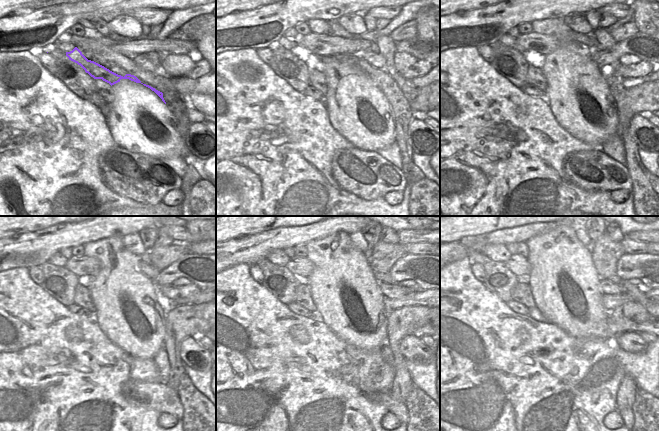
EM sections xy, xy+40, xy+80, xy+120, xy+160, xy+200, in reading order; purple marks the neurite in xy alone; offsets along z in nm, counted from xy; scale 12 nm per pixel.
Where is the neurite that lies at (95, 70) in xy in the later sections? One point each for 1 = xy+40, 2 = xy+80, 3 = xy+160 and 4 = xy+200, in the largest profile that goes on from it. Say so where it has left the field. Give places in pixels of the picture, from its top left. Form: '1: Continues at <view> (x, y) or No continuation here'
1: Continues at xy+40 (312, 61)
2: Continues at xy+80 (534, 58)
3: Continues at xy+160 (304, 280)
4: Continues at xy+200 (526, 278)

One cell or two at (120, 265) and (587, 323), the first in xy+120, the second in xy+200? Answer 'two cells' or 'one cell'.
one cell

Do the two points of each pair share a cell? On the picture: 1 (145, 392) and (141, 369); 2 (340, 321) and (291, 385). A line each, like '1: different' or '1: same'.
1: different
2: different

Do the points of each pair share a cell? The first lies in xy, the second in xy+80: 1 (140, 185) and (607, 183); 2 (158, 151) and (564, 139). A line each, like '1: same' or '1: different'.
1: same
2: different

